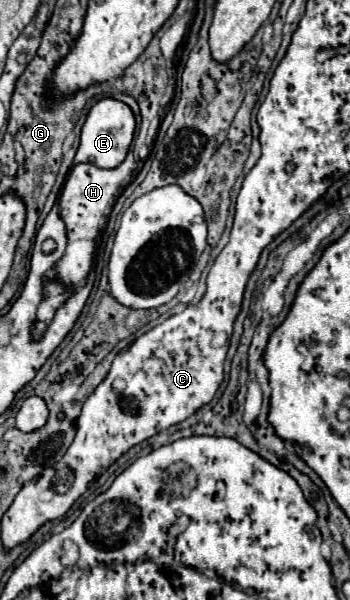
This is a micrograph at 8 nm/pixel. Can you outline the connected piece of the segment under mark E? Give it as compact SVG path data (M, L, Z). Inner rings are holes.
M103 98L99 100L91 110L89 116L83 124L81 130L81 144L77 150L73 165L81 162L91 162L99 168L115 168L123 162L127 148L133 140L133 130L135 130L135 116L133 112L119 100L113 98Z

